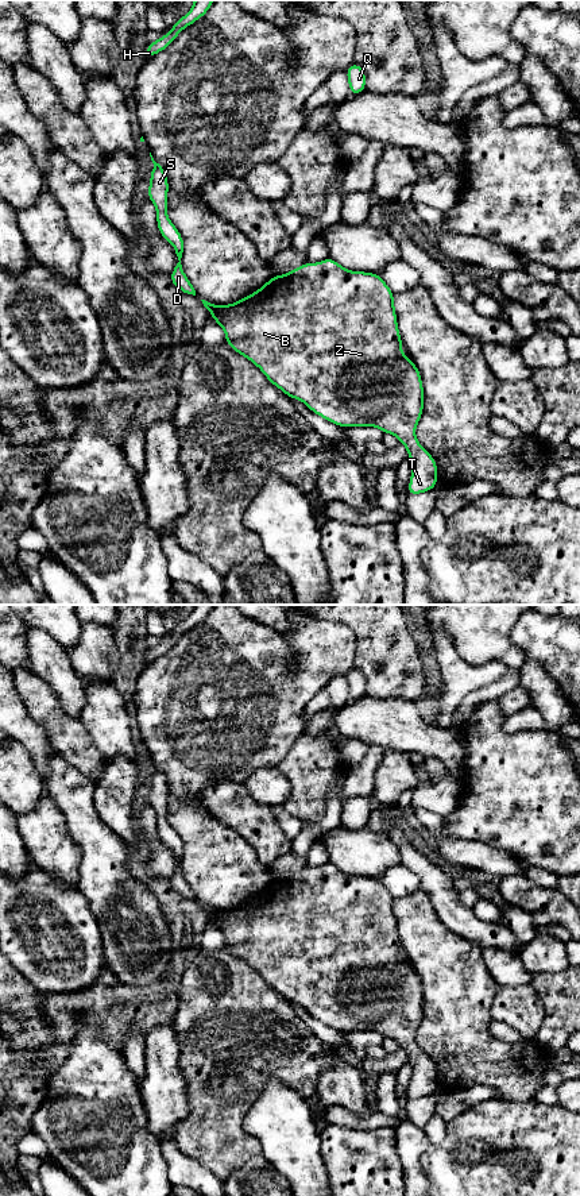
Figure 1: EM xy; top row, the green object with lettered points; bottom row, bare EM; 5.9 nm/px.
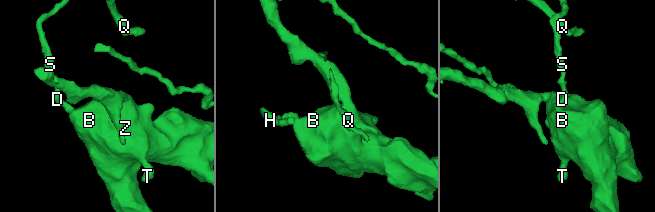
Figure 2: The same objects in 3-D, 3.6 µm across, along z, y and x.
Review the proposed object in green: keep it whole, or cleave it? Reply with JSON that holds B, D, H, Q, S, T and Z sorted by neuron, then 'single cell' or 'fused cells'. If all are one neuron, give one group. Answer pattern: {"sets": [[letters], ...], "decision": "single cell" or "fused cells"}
{"sets": [["B", "T", "Z"], ["D", "H", "Q", "S"]], "decision": "fused cells"}

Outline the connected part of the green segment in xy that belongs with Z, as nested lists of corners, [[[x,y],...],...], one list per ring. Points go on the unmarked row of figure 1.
[[[330,861],[317,868],[306,867],[283,880],[272,880],[272,883],[255,898],[233,908],[219,911],[210,921],[224,934],[225,946],[233,956],[251,965],[275,992],[281,994],[290,1003],[302,1006],[313,1018],[341,1033],[378,1031],[383,1038],[395,1039],[399,1048],[407,1053],[407,1061],[413,1068],[407,1102],[430,1096],[436,1092],[438,1087],[436,1064],[415,1042],[415,1031],[424,1018],[424,989],[421,977],[410,961],[402,958],[402,942],[399,940],[397,917],[394,913],[394,898],[379,879],[347,875]]]

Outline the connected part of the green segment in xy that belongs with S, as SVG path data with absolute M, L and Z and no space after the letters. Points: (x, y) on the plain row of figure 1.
M150 757L154 772L150 780L150 791L147 796L148 805L155 810L156 815L156 829L159 838L174 852L178 861L178 868L170 879L170 886L181 896L196 900L196 895L190 888L189 883L183 877L181 863L183 857L183 845L181 837L167 822L167 798L169 798L169 786L166 782L165 773L156 768Z

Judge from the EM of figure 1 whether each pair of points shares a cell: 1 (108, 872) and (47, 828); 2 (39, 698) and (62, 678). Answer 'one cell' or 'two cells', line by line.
1: two cells
2: two cells

